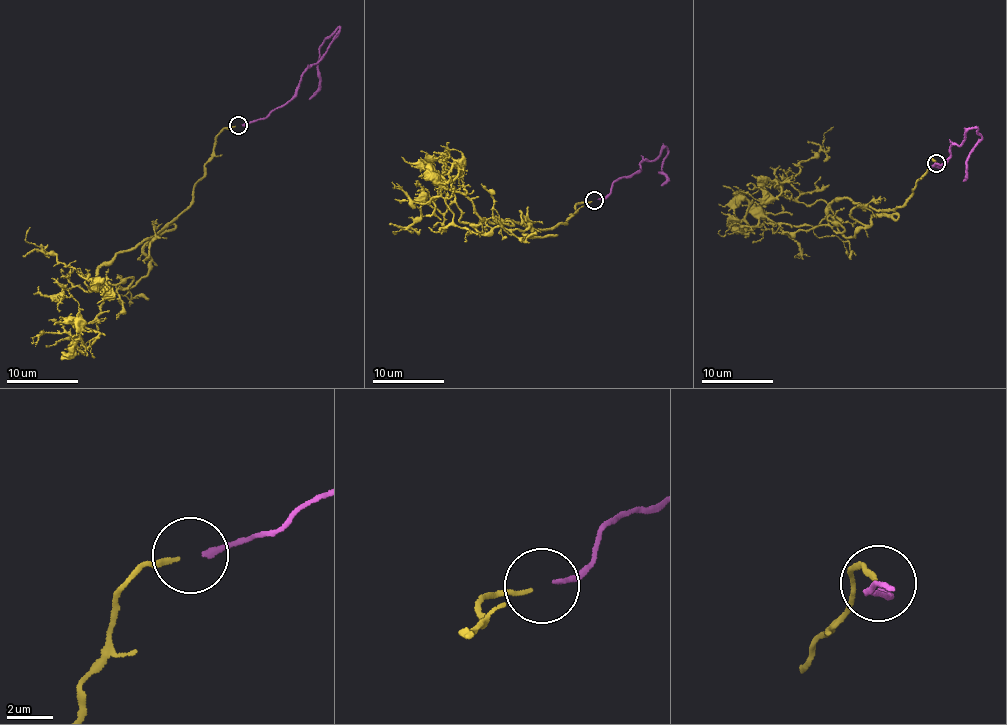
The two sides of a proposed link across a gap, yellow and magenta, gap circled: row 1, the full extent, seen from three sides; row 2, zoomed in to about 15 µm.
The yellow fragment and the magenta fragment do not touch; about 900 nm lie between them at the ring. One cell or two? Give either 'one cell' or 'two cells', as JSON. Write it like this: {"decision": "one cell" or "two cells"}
{"decision": "one cell"}

